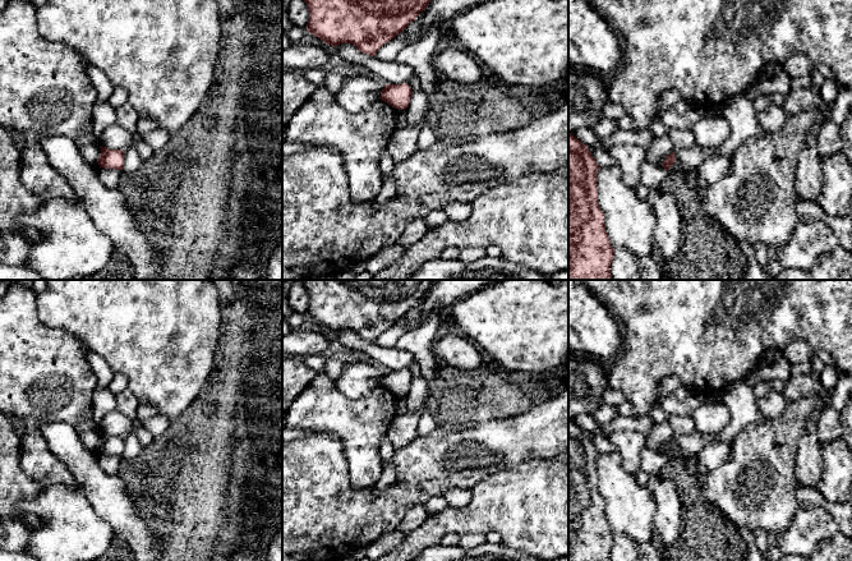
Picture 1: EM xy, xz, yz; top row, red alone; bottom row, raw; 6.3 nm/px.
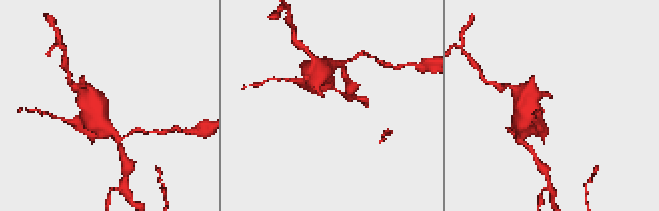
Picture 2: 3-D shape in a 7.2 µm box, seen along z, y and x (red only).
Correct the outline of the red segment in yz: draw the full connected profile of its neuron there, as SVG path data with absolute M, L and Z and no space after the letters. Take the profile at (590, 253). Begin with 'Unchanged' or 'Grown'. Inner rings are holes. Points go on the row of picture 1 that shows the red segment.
Unchanged. M568 133L568 280L612 280L614 249L598 204L597 174L600 166L576 137Z

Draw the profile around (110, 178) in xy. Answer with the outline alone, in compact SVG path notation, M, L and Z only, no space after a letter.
M106 167L98 169L98 176L101 181L103 183L105 187L109 188L118 188L121 173L123 170L106 169Z

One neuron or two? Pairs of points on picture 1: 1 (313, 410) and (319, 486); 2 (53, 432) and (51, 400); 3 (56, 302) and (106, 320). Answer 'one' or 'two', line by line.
1: two
2: two
3: one

